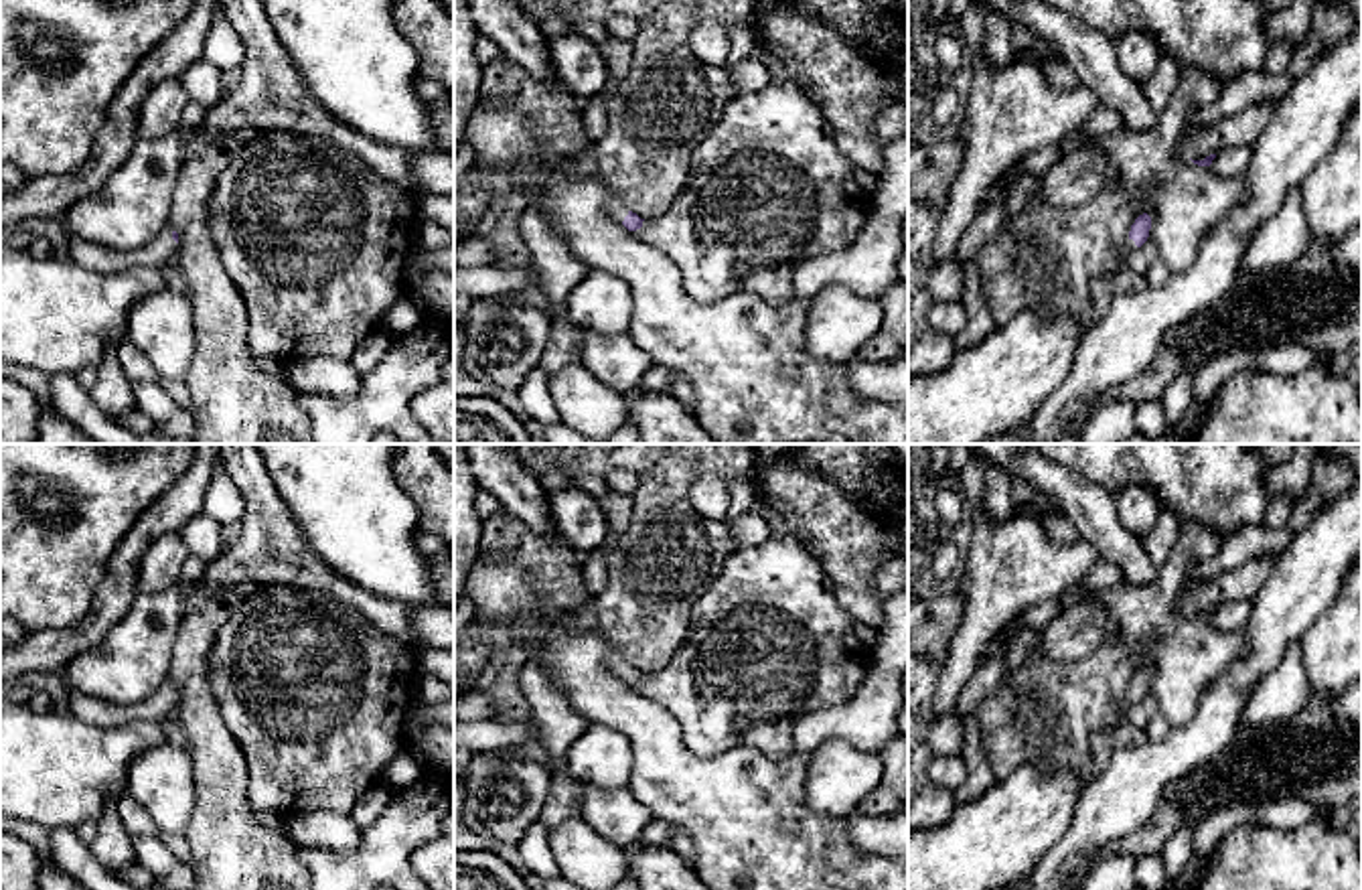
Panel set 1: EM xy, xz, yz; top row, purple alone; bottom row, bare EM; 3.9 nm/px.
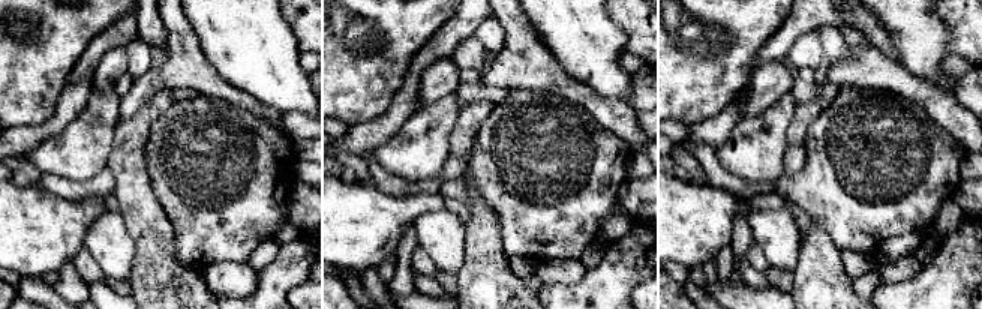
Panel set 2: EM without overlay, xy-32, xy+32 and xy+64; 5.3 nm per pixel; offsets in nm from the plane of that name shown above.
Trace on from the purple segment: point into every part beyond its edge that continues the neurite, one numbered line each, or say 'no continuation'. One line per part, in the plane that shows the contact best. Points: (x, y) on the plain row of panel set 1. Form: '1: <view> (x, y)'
1: xy (157, 708)

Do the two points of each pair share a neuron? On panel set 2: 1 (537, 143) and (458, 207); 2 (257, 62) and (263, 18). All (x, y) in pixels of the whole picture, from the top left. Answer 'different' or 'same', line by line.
1: different
2: same

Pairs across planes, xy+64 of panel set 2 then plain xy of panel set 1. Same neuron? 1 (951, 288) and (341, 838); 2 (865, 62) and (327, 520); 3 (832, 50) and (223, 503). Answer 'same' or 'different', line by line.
1: different
2: different
3: same

